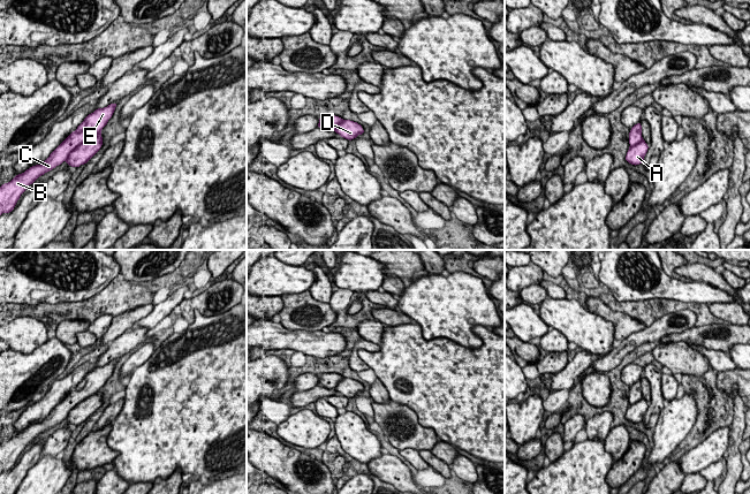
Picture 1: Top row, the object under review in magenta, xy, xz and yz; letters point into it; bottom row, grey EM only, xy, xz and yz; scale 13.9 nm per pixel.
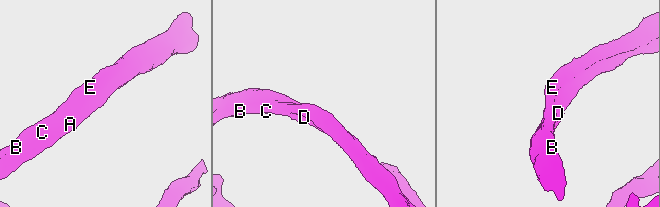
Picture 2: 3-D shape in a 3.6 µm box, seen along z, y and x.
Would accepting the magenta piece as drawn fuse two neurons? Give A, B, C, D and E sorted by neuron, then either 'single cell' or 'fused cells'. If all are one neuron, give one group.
A D / B C E | fused cells

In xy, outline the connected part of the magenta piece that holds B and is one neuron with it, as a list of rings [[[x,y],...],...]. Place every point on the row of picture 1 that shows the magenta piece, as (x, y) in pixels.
[[[113,102],[104,108],[97,108],[89,114],[84,121],[50,154],[40,165],[26,169],[24,173],[0,185],[0,215],[10,213],[25,192],[26,188],[32,184],[39,176],[52,170],[68,159],[69,154],[82,143],[100,134],[103,128],[113,116],[118,102]]]

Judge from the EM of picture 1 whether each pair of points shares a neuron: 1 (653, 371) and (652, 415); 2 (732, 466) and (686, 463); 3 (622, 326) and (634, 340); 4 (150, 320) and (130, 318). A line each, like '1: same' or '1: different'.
1: same
2: different
3: different
4: different

